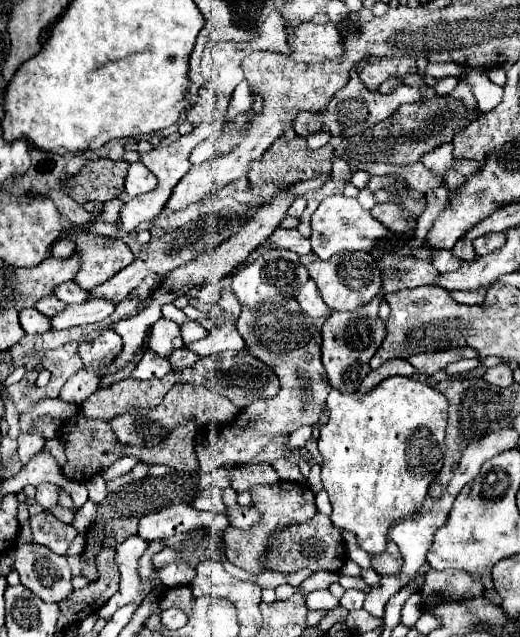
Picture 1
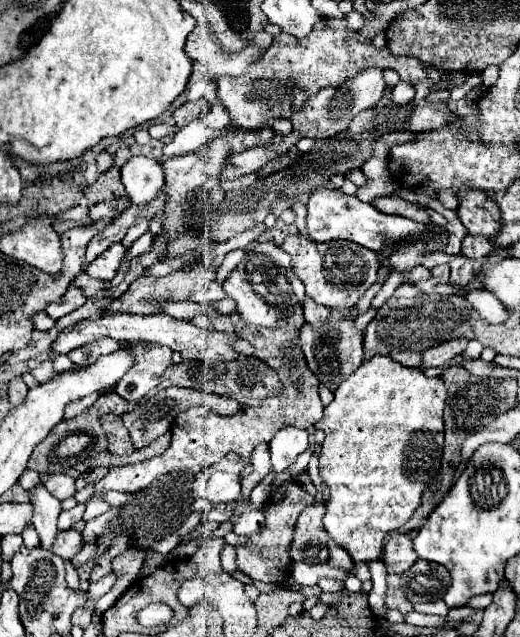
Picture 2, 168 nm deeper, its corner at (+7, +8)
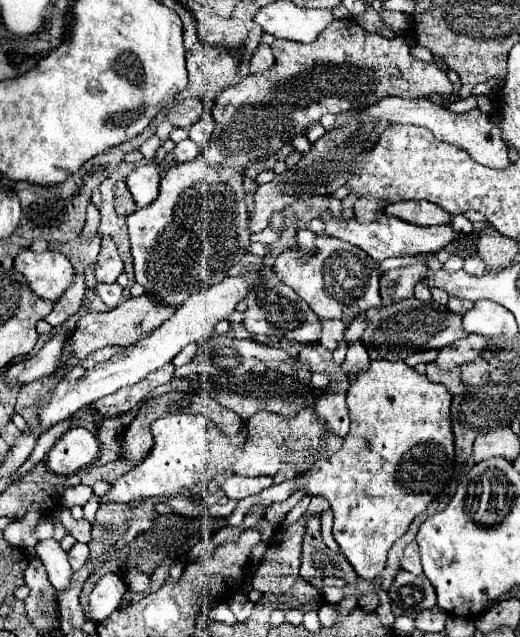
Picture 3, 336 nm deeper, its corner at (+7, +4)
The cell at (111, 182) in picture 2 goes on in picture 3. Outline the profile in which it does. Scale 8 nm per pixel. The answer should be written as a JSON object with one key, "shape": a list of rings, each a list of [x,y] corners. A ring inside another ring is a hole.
{"shape":[[[118,181],[118,183],[116,183],[114,195],[116,195],[116,201],[114,201],[114,205],[116,205],[116,213],[118,213],[118,215],[126,217],[126,215],[130,215],[130,213],[134,213],[134,211],[138,209],[124,181]]]}

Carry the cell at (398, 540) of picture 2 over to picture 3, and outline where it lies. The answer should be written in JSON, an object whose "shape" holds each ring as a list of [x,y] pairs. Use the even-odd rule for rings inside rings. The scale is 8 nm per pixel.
{"shape":[[[412,541],[400,559],[400,565],[404,571],[410,571],[412,575],[422,575],[422,563],[420,563],[420,553],[418,553],[418,543]]]}

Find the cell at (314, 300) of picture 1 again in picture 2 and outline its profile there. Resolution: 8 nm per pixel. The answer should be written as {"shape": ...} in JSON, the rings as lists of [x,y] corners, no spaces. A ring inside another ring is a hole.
{"shape":[[[306,297],[306,301],[304,301],[302,307],[304,307],[304,319],[310,325],[322,325],[326,321],[326,317],[330,315],[328,307],[322,307],[322,305],[314,303],[310,297]]]}

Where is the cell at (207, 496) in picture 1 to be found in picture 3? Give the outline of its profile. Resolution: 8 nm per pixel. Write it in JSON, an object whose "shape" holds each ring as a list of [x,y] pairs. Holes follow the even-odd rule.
{"shape":[[[232,475],[224,481],[222,491],[226,493],[228,499],[244,499],[244,497],[260,493],[262,489],[270,487],[272,483],[274,483],[272,477],[238,477],[238,475]]]}

